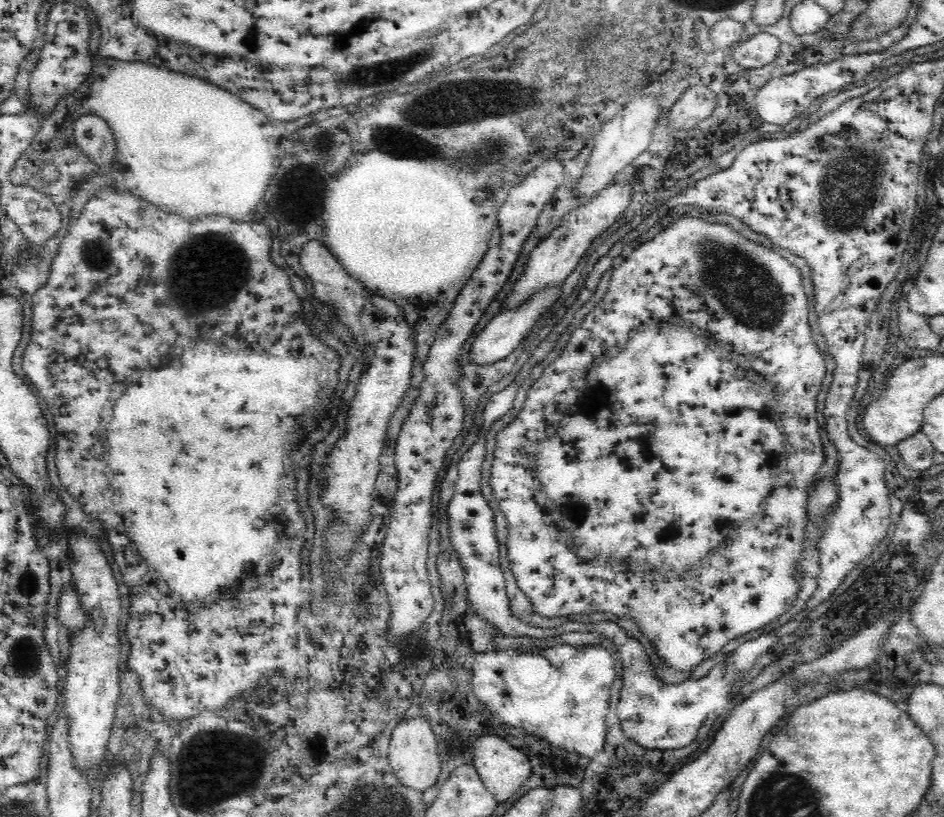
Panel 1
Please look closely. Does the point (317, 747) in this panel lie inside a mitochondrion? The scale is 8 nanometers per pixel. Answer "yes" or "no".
no

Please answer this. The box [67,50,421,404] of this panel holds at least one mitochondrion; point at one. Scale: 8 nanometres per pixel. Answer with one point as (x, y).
(91, 256)

